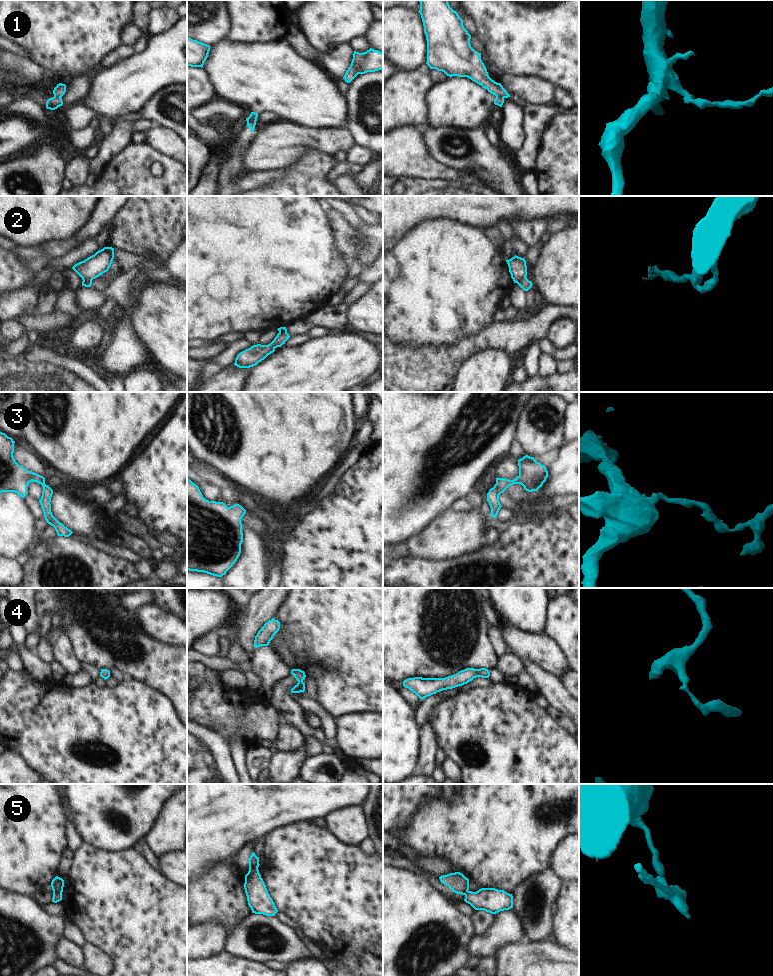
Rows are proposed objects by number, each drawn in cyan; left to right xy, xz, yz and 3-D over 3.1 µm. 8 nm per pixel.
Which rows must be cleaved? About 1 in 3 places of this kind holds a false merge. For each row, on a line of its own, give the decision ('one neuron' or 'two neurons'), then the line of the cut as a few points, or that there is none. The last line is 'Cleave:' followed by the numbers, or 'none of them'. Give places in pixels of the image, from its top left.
1: two neurons; cut in xz along (256, 117), (247, 125)
2: two neurons; cut in yz along (525, 276), (517, 283)
3: one neuron; no cut
4: one neuron; no cut
5: two neurons; cut in xy along (53, 891), (61, 894)
Cleave: 1, 2, 5

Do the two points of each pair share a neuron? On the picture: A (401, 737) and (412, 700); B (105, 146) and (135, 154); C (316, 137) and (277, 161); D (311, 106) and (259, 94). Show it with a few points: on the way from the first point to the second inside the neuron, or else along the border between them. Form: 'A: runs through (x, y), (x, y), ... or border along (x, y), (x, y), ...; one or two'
A: border along (397, 690), (414, 710); two
B: border along (131, 141), (105, 167); two
C: runs through (306, 138), (299, 139), (287, 151); one
D: runs through (298, 94), (272, 94); one

